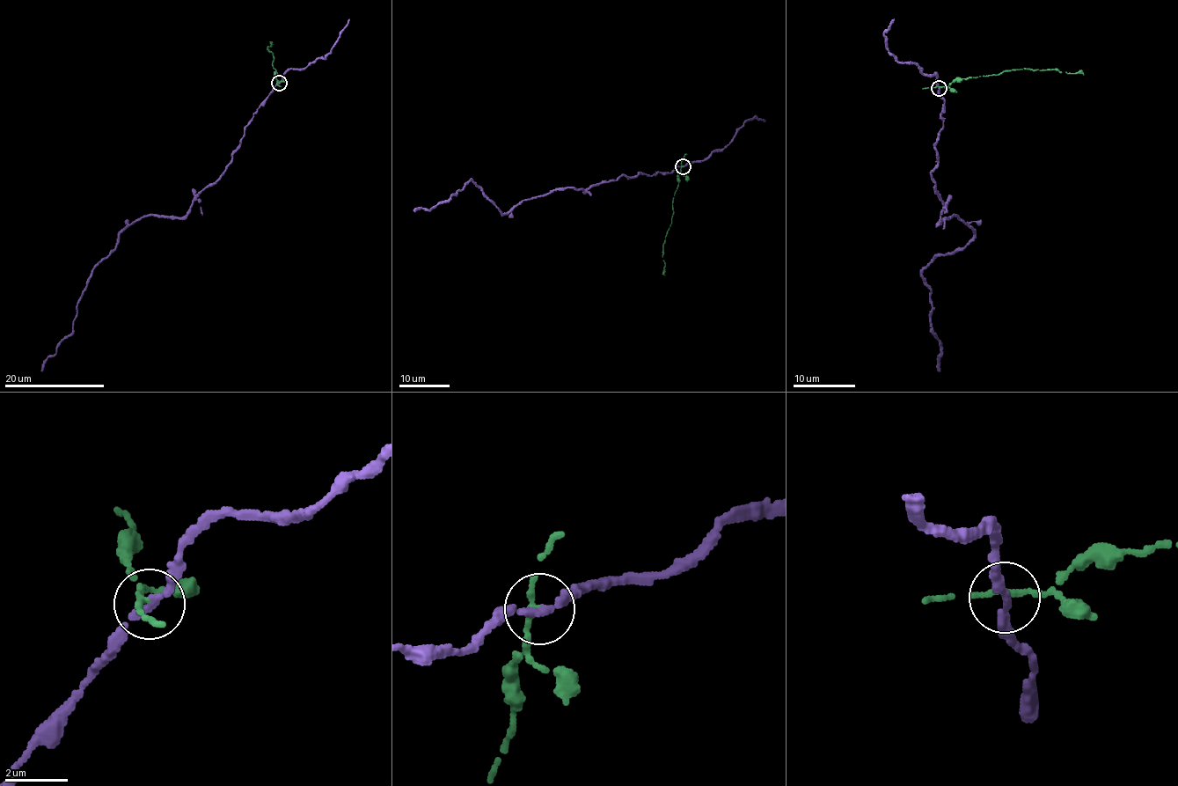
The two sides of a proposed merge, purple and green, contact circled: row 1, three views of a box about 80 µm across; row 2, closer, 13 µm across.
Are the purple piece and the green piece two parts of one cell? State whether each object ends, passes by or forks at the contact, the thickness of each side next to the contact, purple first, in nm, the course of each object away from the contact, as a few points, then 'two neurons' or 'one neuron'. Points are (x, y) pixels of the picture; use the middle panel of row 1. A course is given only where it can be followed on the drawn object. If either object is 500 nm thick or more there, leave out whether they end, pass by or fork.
purple passes by; green ends there; 260 nm thick on the purple side, 240 nm on the other; purple runs (683, 165), (664, 174), (624, 175), (589, 188), (559, 187), (502, 214), (471, 179), (430, 209), (413, 210); green runs (683, 165), (672, 199), (673, 216), (663, 245), (665, 275); two neurons

